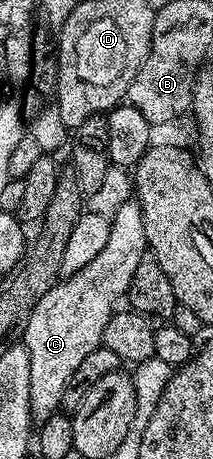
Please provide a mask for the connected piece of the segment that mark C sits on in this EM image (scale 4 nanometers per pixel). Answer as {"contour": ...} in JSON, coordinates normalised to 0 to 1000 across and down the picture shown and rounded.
{"contour":[[[610,436],[521,471],[521,514],[502,514],[484,549],[465,549],[408,584],[371,584],[371,593],[272,610],[239,636],[164,662],[108,739],[127,784],[146,789],[136,878],[160,922],[239,915],[239,906],[291,891],[286,874],[343,832],[352,802],[484,752],[474,734],[540,680],[531,656],[601,643],[634,584],[653,584],[685,560],[681,466],[653,438]]]}

